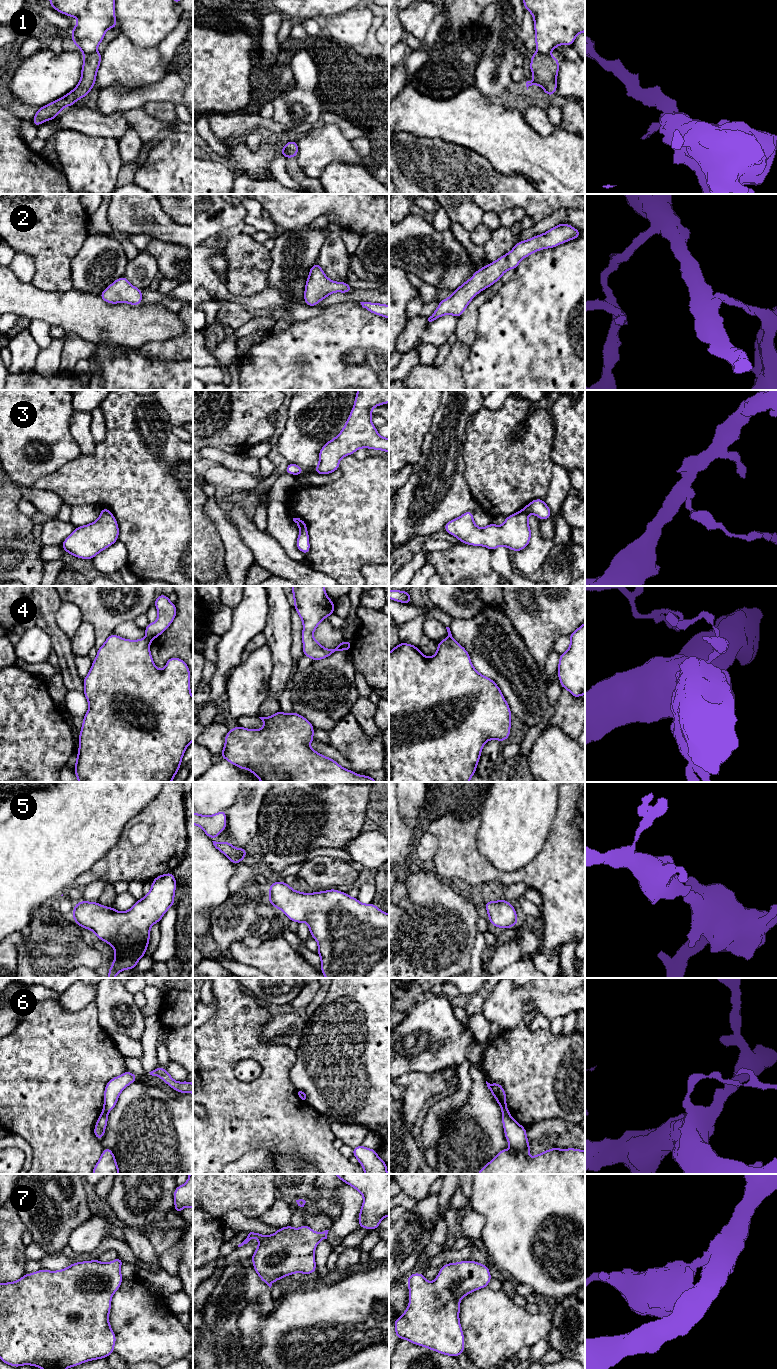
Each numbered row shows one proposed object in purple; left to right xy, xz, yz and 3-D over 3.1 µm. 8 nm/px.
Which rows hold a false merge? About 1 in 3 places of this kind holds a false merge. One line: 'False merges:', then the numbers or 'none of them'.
False merges: 1, 3, 4, 6

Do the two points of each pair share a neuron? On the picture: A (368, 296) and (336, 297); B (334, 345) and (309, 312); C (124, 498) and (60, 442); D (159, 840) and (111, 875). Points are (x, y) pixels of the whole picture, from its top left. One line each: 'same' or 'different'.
A: same
B: different
C: different
D: same

